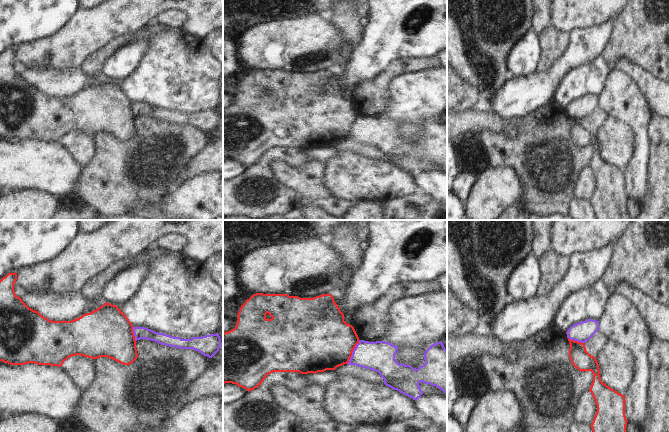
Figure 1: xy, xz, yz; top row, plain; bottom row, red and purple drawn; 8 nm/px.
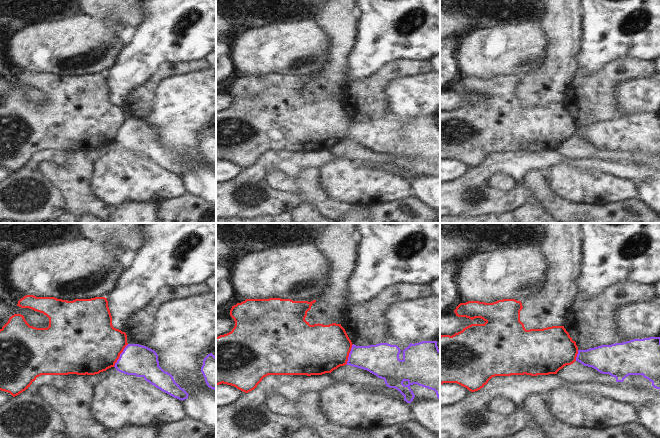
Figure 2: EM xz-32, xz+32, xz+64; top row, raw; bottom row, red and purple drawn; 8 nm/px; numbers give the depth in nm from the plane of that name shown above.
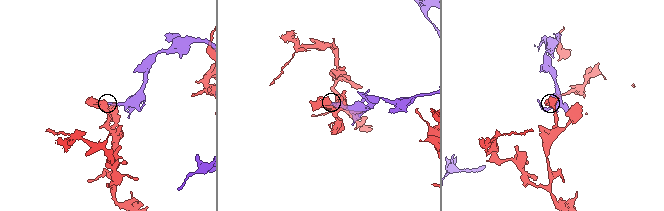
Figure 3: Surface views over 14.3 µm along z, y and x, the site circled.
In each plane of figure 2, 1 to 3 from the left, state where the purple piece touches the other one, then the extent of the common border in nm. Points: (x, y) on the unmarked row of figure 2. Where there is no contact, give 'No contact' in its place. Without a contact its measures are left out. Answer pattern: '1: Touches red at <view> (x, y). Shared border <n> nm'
1: Touches red at xz-32 (119, 131). Shared border 220 nm
2: Touches red at xz+32 (348, 130). Shared border 180 nm
3: Touches red at xz+64 (576, 131). Shared border 90 nm

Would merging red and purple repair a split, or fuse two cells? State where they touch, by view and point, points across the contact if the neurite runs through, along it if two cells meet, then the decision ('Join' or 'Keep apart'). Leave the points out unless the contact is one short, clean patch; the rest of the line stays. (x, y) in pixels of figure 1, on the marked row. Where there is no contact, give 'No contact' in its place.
Touches red at xz (352, 351). Keep apart

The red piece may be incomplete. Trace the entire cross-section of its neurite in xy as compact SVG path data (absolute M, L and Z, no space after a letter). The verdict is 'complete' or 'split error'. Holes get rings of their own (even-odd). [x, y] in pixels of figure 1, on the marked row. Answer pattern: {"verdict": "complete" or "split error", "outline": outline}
{"verdict": "complete", "outline": "M8 273L0 280L0 361L10 365L50 365L61 367L69 357L80 355L92 359L108 357L123 365L132 364L138 357L133 325L124 313L110 303L104 303L98 309L83 314L72 321L51 321L38 311L29 308L15 294L14 284L17 274Z"}

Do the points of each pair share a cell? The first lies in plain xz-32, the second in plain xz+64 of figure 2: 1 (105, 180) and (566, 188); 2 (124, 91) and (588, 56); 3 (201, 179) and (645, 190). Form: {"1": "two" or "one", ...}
{"1": "one", "2": "one", "3": "one"}

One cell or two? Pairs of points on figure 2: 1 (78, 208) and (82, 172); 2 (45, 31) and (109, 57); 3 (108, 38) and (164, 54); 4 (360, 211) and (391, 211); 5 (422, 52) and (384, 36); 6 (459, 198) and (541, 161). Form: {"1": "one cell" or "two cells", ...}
{"1": "one cell", "2": "one cell", "3": "two cells", "4": "two cells", "5": "one cell", "6": "one cell"}

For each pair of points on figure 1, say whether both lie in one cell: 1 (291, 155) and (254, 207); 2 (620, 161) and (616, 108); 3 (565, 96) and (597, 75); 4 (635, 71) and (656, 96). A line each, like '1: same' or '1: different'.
1: same
2: different
3: same
4: same

